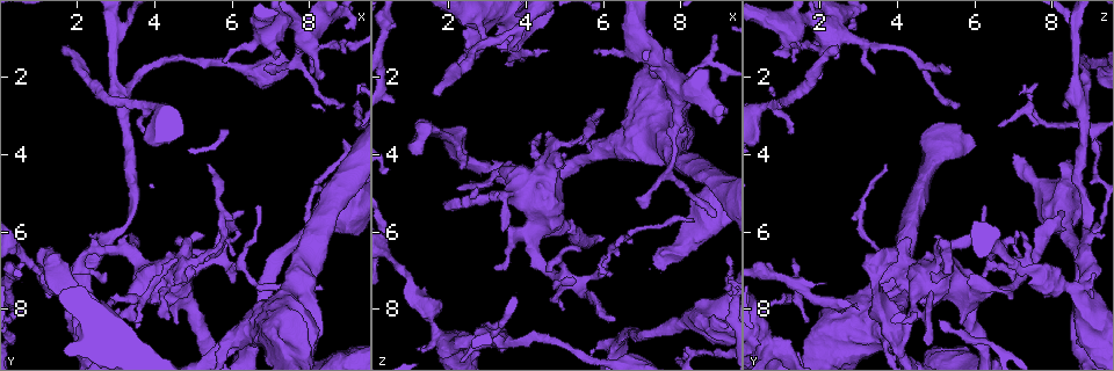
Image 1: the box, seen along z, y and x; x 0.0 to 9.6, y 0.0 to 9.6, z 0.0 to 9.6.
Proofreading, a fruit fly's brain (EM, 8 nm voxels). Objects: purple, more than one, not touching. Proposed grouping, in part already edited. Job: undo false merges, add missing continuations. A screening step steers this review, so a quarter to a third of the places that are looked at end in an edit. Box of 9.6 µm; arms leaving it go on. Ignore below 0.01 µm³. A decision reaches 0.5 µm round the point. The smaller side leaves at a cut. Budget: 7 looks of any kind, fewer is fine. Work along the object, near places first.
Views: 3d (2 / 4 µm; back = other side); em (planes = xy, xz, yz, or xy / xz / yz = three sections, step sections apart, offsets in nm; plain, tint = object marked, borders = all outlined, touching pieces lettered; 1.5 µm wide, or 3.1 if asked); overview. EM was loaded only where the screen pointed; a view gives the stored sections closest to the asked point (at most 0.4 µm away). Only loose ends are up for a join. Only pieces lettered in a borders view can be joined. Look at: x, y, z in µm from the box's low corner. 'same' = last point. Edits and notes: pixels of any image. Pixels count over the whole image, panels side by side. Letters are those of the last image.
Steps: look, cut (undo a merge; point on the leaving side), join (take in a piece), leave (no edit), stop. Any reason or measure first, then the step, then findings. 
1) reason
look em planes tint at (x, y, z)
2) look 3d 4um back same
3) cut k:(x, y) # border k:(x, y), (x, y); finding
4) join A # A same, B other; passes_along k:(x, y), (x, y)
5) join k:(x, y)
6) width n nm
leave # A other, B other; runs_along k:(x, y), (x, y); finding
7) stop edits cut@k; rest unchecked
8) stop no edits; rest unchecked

three-way junction
look 3d 2um back at (6.20, 6.90, 6.50)

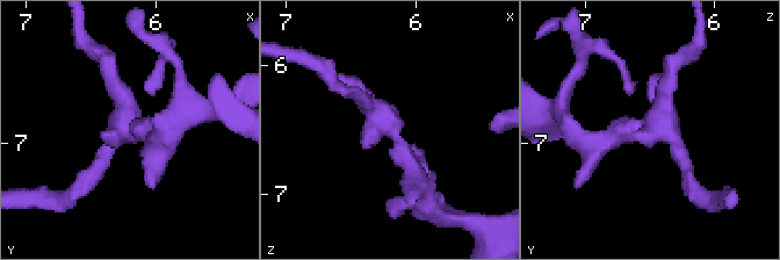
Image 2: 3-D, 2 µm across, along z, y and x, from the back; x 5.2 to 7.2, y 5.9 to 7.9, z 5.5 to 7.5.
arms 3; need the tissue
look em planes borders at (6.20, 6.90, 6.48)

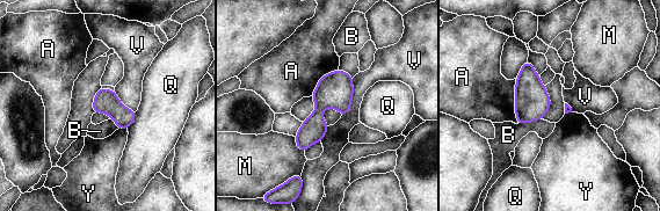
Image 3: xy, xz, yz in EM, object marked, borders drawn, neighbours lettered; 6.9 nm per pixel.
leave # A other, B other, M other, Q other, V other, Y other; border 3:(541, 118), (534, 122), (519, 123); all the same neuron

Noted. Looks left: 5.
narrows sharply
look 3d 2um at (2.95, 0.75, 8.55)

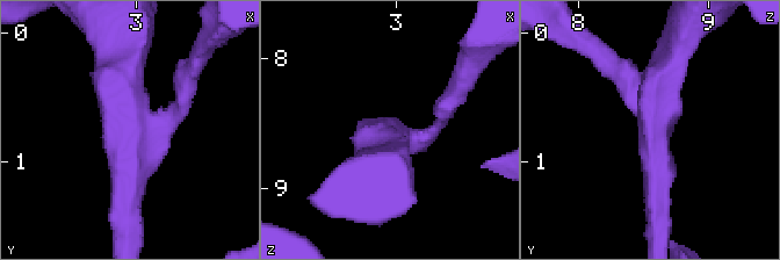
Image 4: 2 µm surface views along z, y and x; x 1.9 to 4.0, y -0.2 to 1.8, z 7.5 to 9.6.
arms 3; arm_widths 180, 220, 220 nm
look em yz step 8 borders at (2.98, 0.70, 8.60)

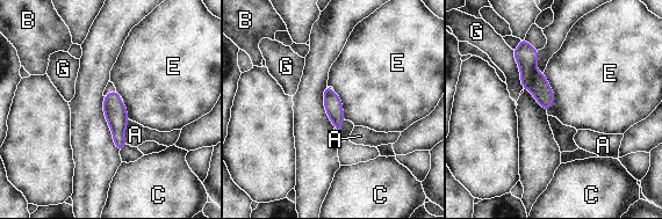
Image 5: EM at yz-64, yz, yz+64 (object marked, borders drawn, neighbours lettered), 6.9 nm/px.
cut it another way
look em planes borders same

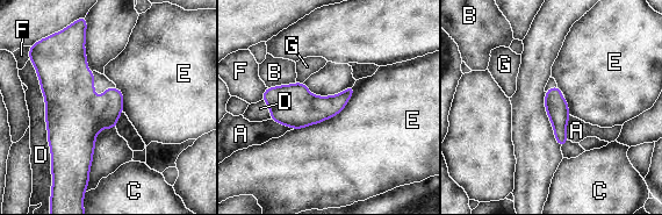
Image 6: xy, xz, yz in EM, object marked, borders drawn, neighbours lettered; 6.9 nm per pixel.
leave # A other, B other, C other, D other, E other, F other, G other; border 6:(570, 115), (566, 127), (567, 140); all the same neuron

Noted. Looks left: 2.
look em planes tint at (8.75, 1.10, 1.55)

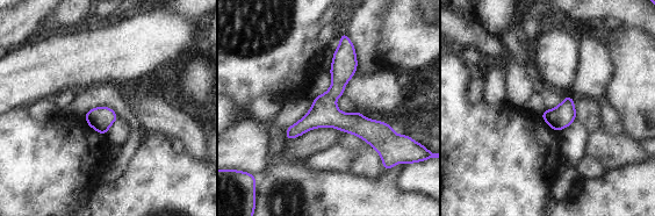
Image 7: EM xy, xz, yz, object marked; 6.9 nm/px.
what lies round it
look em planes borders same

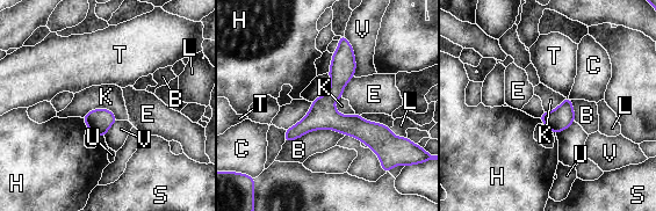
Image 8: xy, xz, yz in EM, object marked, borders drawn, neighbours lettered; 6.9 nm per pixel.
width 160 nm
leave # B other, C other, E other, H other, K other, L other, S other, T other, U other, V other; runs_along 8:(344, 41), (330, 110), (380, 153); continuous, no second neuron

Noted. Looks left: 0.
stop no edits; rest unchecked

